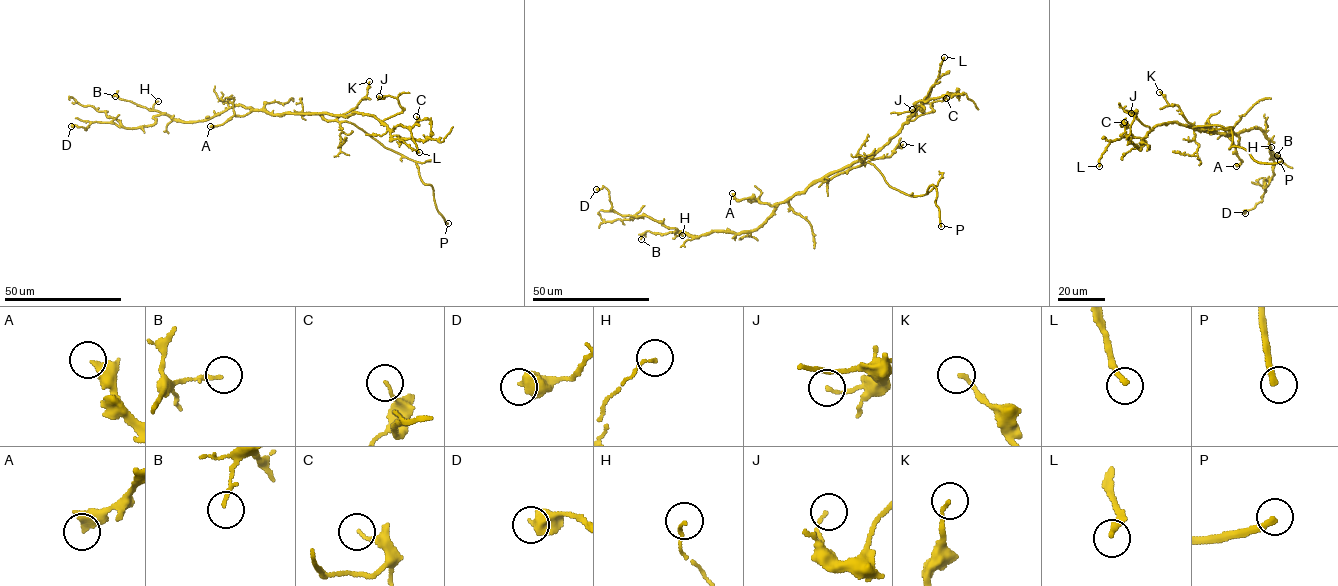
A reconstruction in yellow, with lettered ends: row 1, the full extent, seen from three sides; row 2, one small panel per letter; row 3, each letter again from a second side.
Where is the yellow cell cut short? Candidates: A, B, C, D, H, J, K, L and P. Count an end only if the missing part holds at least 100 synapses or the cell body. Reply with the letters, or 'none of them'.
P

